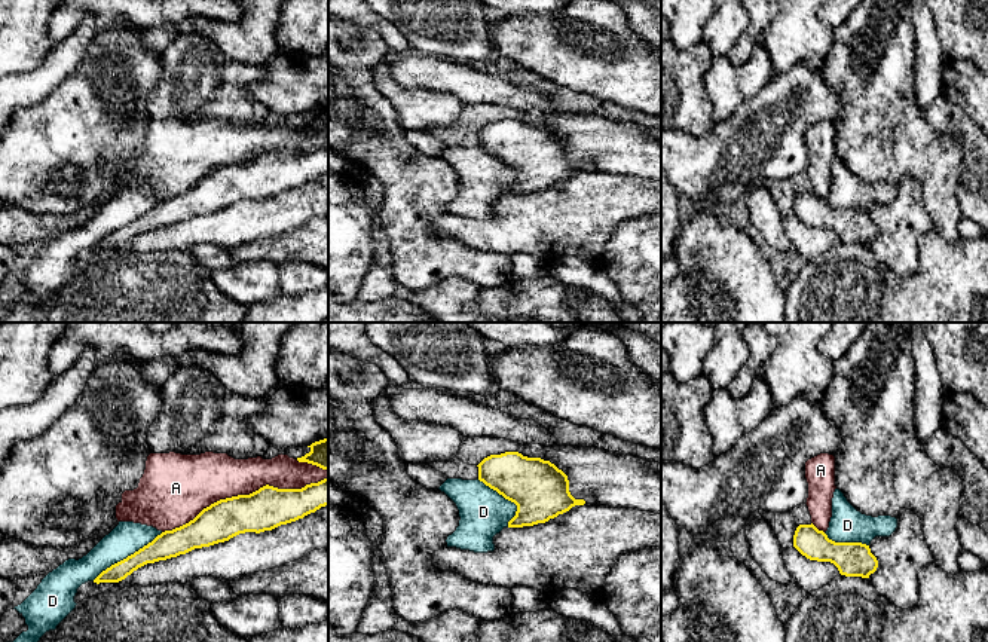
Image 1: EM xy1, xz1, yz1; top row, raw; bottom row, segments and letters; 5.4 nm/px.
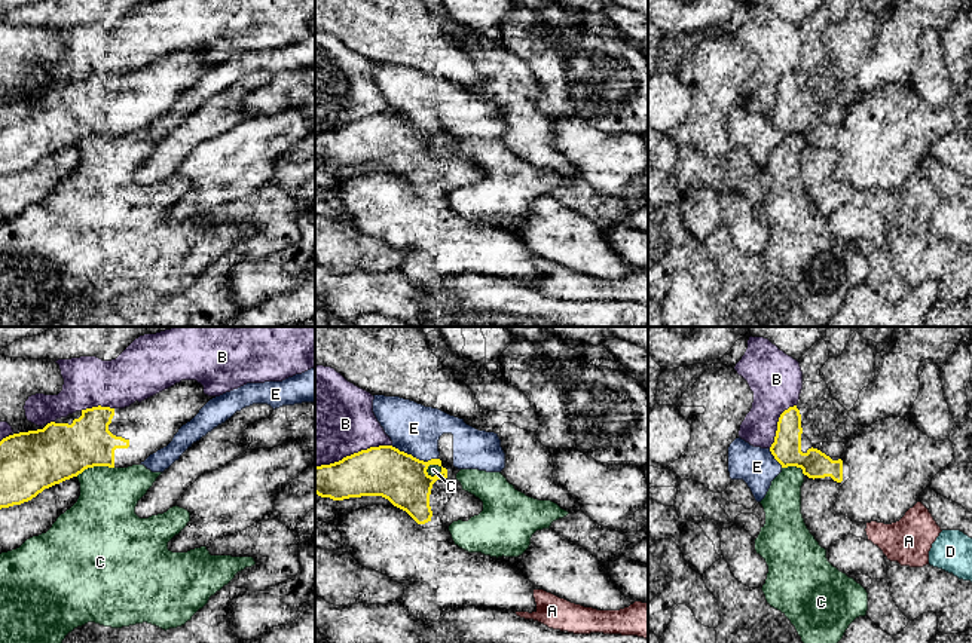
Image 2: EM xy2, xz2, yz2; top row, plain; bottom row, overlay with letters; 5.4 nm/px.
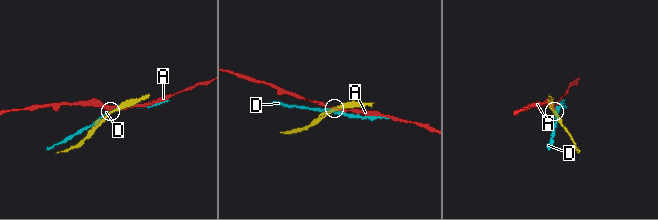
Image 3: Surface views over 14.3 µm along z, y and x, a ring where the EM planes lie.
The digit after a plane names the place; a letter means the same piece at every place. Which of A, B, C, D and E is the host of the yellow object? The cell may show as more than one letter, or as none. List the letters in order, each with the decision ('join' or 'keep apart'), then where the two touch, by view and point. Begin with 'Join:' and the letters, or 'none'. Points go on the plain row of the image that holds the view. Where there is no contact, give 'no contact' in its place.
Join: none
A: keep apart; meets yellow in xy1 at (244, 162)
B: keep apart; meets yellow in xz2 at (354, 121)
C: keep apart; meets yellow in xz2 at (433, 131)
D: keep apart; meets yellow in xy1 at (128, 223)
E: keep apart; meets yellow in xz2 at (415, 125)

